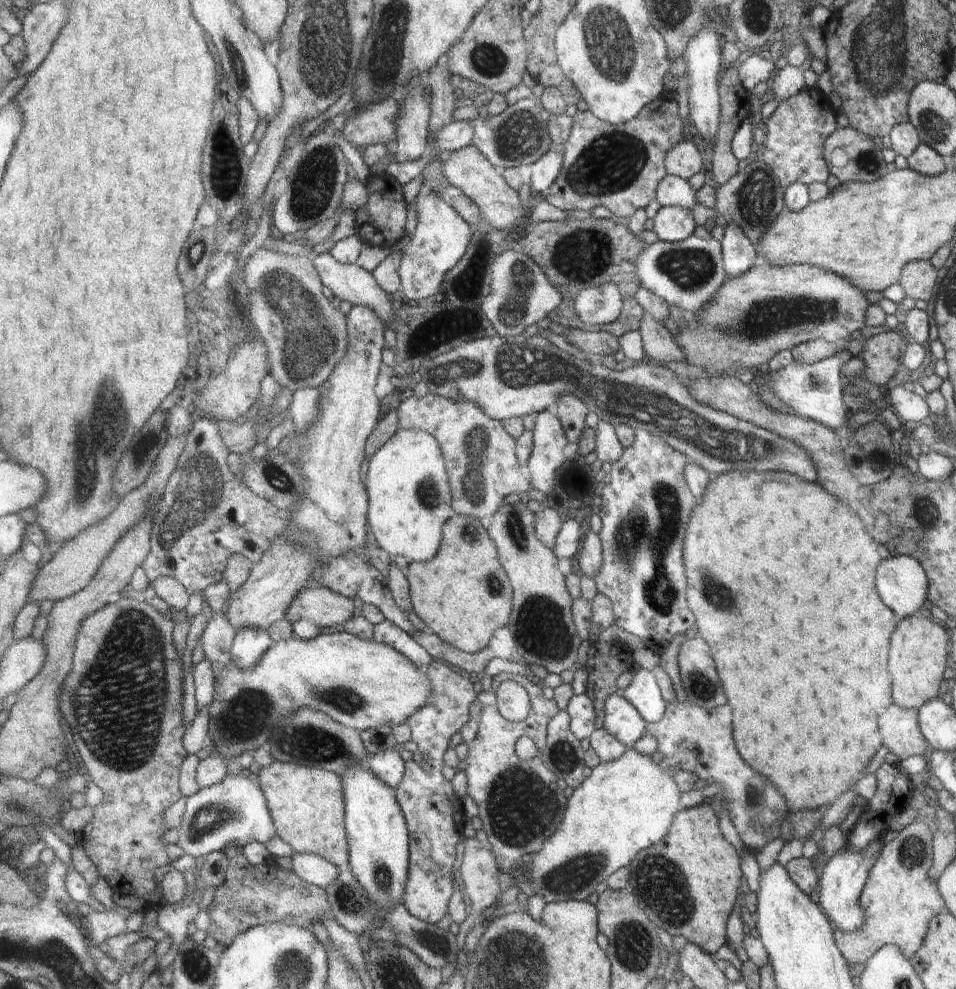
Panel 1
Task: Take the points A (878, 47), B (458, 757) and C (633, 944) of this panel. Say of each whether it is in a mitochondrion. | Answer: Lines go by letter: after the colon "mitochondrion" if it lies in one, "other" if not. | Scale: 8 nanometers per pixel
A: mitochondrion
B: other
C: mitochondrion

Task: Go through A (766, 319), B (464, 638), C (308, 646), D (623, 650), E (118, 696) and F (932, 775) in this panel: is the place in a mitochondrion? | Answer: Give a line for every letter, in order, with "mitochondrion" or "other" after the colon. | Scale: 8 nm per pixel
A: mitochondrion
B: other
C: other
D: other
E: mitochondrion
F: other

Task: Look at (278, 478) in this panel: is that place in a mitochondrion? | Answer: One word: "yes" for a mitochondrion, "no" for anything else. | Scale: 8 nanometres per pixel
yes

